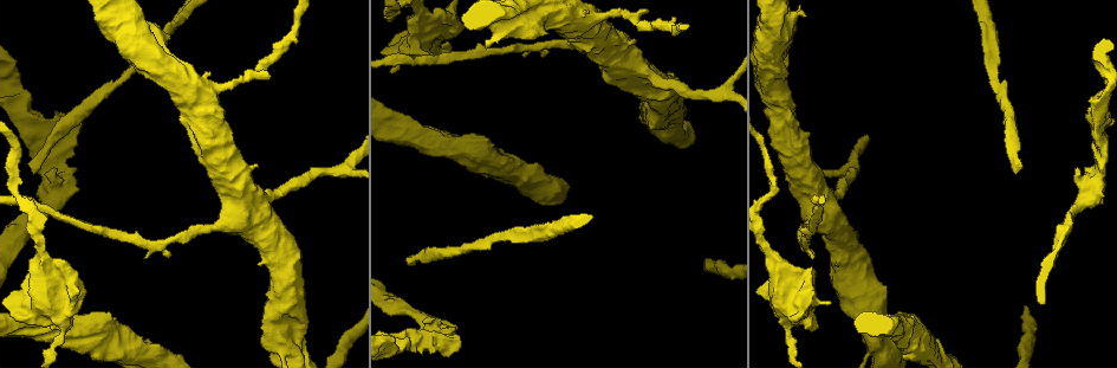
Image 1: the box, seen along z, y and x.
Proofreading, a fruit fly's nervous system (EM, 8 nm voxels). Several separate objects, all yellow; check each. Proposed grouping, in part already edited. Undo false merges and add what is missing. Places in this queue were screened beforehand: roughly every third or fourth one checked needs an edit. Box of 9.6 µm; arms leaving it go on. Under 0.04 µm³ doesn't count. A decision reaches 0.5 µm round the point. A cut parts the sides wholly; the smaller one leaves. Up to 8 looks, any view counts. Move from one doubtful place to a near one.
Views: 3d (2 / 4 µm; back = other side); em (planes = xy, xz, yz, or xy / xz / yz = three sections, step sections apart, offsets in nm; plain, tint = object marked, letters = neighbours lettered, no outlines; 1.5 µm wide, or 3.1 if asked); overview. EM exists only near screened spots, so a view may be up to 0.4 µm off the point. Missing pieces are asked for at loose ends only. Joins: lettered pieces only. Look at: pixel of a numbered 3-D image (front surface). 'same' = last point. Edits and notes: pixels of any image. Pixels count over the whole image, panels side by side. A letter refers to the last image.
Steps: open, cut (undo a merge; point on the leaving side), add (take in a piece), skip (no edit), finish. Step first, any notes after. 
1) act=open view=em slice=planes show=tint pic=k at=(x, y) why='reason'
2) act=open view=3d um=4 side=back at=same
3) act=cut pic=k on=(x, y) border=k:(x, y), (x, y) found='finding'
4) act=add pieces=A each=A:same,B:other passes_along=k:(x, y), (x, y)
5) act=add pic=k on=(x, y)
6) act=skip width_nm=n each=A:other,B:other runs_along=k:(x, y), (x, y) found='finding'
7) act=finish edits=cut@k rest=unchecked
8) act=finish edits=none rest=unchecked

act=open view=em slice=xz step=8 show=tint pic=1 at=(41, 267) why='thick turns thin'

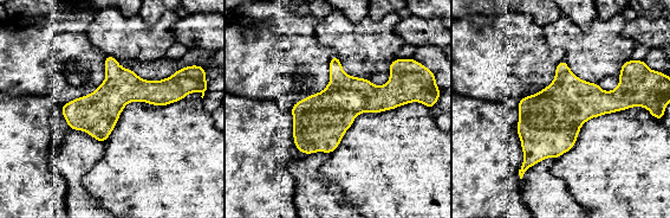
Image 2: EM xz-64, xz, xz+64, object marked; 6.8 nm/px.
act=open view=em slice=xy step=8 show=letters at=same

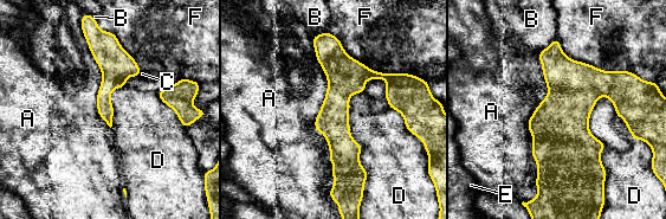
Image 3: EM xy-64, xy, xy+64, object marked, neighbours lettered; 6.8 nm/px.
act=skip each=A:other,B:other,C:other,D:other,E:other,F:other found='continuous, no second neuron'

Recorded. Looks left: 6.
act=open view=3d um=4 side=back pic=1 at=(590, 17) why='sudden change in width'

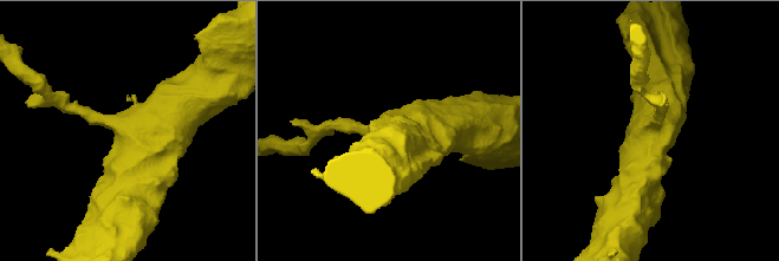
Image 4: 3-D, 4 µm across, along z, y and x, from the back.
act=open view=em slice=yz step=4 show=tint pic=4 at=(125, 125) why='need the tissue'

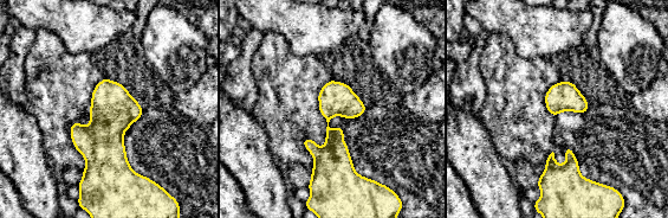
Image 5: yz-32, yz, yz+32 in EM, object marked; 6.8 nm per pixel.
act=open view=em slice=yz step=4 show=letters at=same

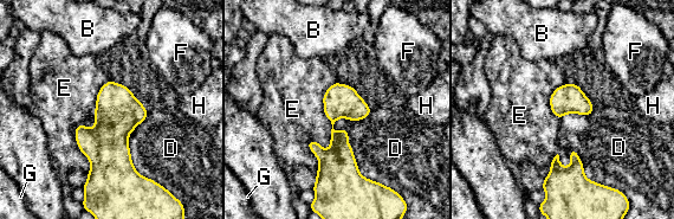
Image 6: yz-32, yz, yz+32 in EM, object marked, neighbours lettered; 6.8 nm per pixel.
act=skip each=B:other,D:other,E:other,F:other,G:other,H:other arms=3 border=6:(336, 81), (316, 169) found='all the same neuron'

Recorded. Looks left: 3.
act=open view=em slice=planes show=letters pic=1 at=(32, 172) why='branch stops here'

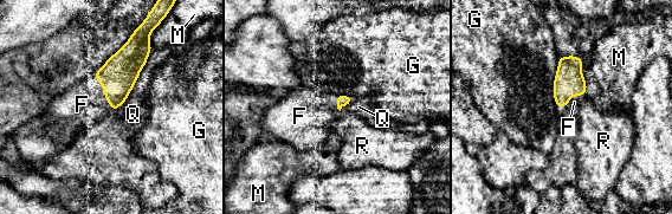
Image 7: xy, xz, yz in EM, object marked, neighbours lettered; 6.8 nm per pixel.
act=add pieces=F each=F:same,G:other,M:other,Q:other,R:other found='it goes on there'

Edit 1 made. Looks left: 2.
act=finish edits=add@7 rest=unchecked

